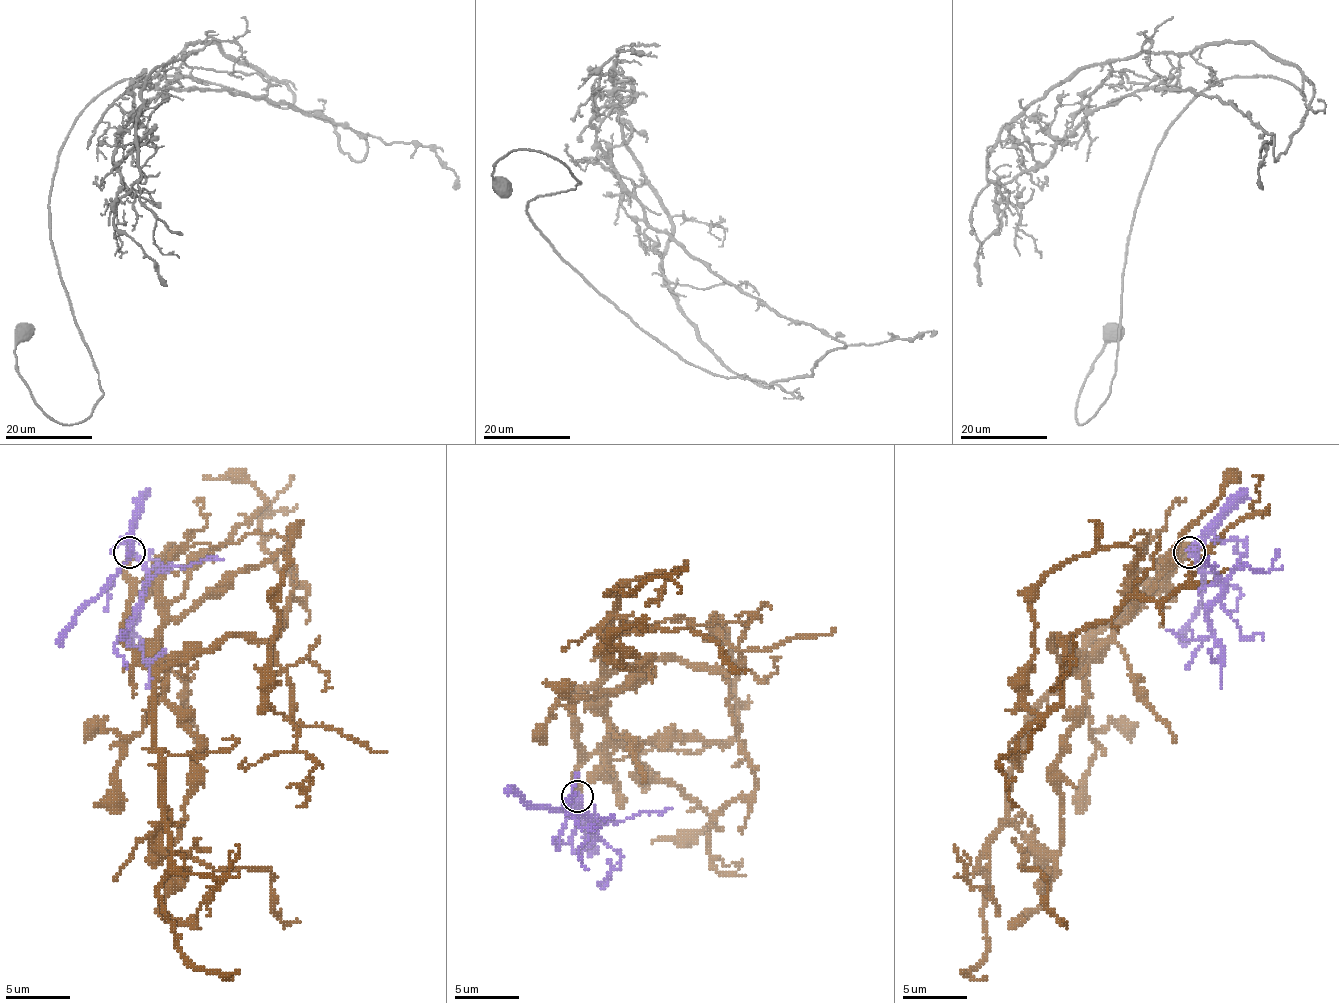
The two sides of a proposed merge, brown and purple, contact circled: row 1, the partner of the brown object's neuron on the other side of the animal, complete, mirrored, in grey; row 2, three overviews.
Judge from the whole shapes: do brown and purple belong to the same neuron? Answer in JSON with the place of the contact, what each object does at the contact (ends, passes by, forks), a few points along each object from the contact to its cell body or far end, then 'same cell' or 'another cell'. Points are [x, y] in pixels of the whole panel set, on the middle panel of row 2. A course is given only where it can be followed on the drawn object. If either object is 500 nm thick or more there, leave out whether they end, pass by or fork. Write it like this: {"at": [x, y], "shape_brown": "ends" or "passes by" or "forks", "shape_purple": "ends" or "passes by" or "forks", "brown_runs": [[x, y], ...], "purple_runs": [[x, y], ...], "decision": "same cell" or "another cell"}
{"at": [577, 796], "shape_brown": "ends", "shape_purple": "passes by", "brown_runs": [[578, 795], [610, 692], [655, 660], [713, 667], [755, 789], [710, 821], [710, 856], [742, 859]], "purple_runs": [[578, 795], [581, 824], [572, 846], [578, 853], [594, 837], [581, 814], [575, 821], [594, 827]], "decision": "same cell"}

